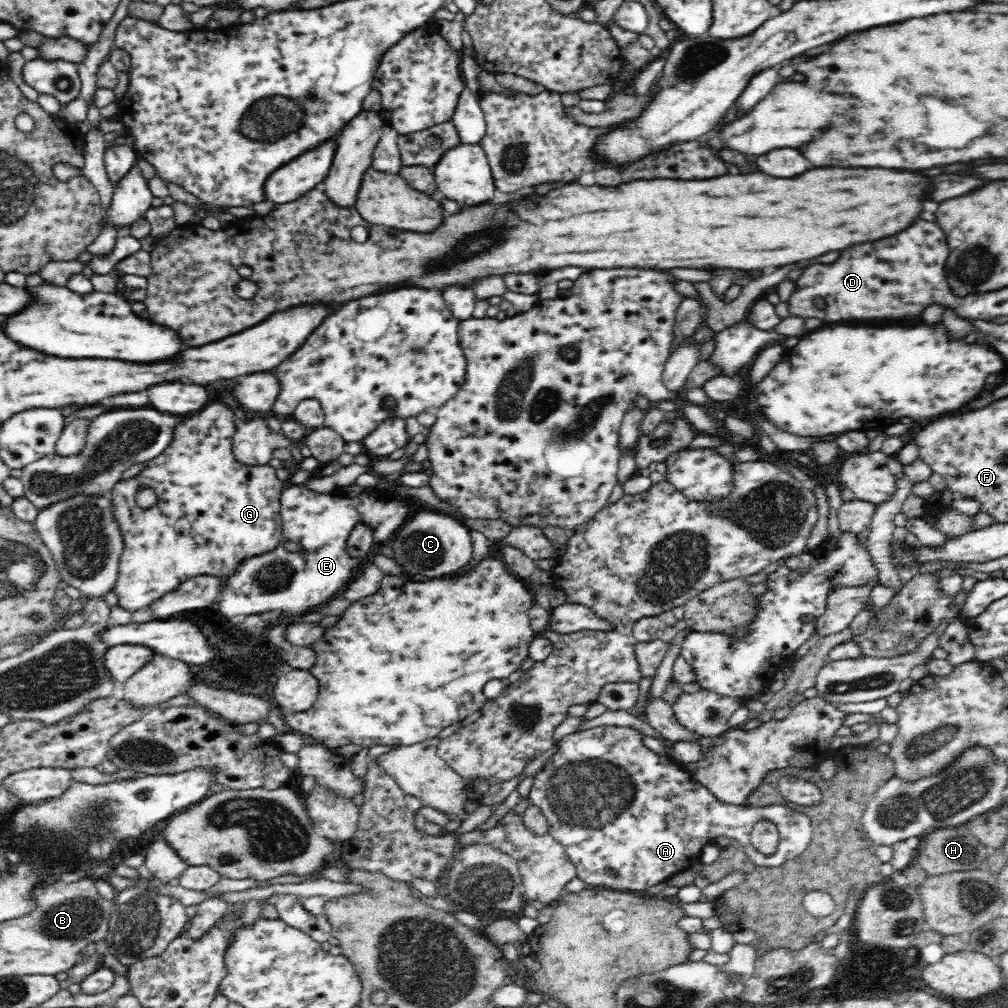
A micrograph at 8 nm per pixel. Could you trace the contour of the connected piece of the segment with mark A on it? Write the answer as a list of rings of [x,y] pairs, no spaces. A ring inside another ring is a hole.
[[[603,726],[590,728],[585,730],[578,730],[569,735],[565,735],[555,742],[558,746],[558,750],[552,757],[548,758],[544,762],[543,767],[537,771],[534,776],[534,783],[530,790],[529,800],[530,804],[538,807],[542,812],[542,815],[547,819],[549,830],[547,831],[564,847],[566,853],[566,859],[570,861],[570,864],[576,867],[577,878],[588,886],[588,888],[596,889],[612,889],[613,891],[646,891],[648,888],[654,887],[656,884],[668,880],[670,877],[680,873],[681,871],[687,871],[691,869],[694,864],[699,862],[700,853],[702,848],[706,844],[712,844],[715,838],[718,836],[728,836],[733,840],[738,840],[744,848],[744,852],[748,856],[748,859],[755,865],[774,868],[781,867],[782,864],[788,863],[789,860],[796,859],[798,855],[802,855],[806,847],[809,846],[810,839],[813,836],[813,823],[812,819],[805,813],[798,812],[796,809],[782,805],[770,805],[765,807],[749,807],[748,805],[735,805],[720,802],[710,790],[707,790],[700,782],[695,780],[695,776],[690,771],[686,770],[684,766],[681,766],[679,762],[672,760],[668,756],[661,756],[654,753],[650,748],[642,743],[642,733],[632,727],[621,726]],[[760,822],[770,822],[774,824],[779,832],[779,845],[777,851],[770,856],[766,856],[761,852],[756,851],[754,845],[750,842],[749,836],[754,830],[754,827],[760,824]],[[611,868],[615,874],[615,877],[608,875],[608,870]]]

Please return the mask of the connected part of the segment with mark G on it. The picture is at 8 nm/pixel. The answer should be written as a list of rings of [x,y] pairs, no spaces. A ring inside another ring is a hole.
[[[210,404],[208,408],[202,409],[202,412],[197,412],[193,415],[188,415],[186,421],[176,424],[174,428],[174,436],[170,440],[170,444],[166,447],[166,450],[162,452],[160,456],[150,459],[143,463],[142,470],[127,480],[118,481],[114,488],[111,490],[109,496],[110,503],[114,507],[114,519],[118,523],[118,529],[120,529],[120,535],[122,535],[123,550],[122,555],[118,560],[118,574],[116,582],[114,582],[114,592],[118,597],[118,603],[122,605],[122,608],[134,612],[135,610],[142,610],[150,608],[153,602],[161,599],[165,594],[176,590],[182,583],[187,580],[193,579],[195,576],[208,575],[215,576],[221,579],[226,579],[232,576],[238,565],[246,559],[252,557],[262,556],[262,554],[268,554],[268,552],[274,552],[276,548],[280,548],[283,540],[283,520],[281,518],[281,496],[287,483],[284,483],[278,479],[276,475],[276,469],[269,464],[242,464],[233,453],[233,436],[237,431],[235,416],[235,410],[224,404]],[[142,486],[149,486],[155,490],[158,500],[154,506],[150,508],[142,508],[136,502],[136,491]]]

